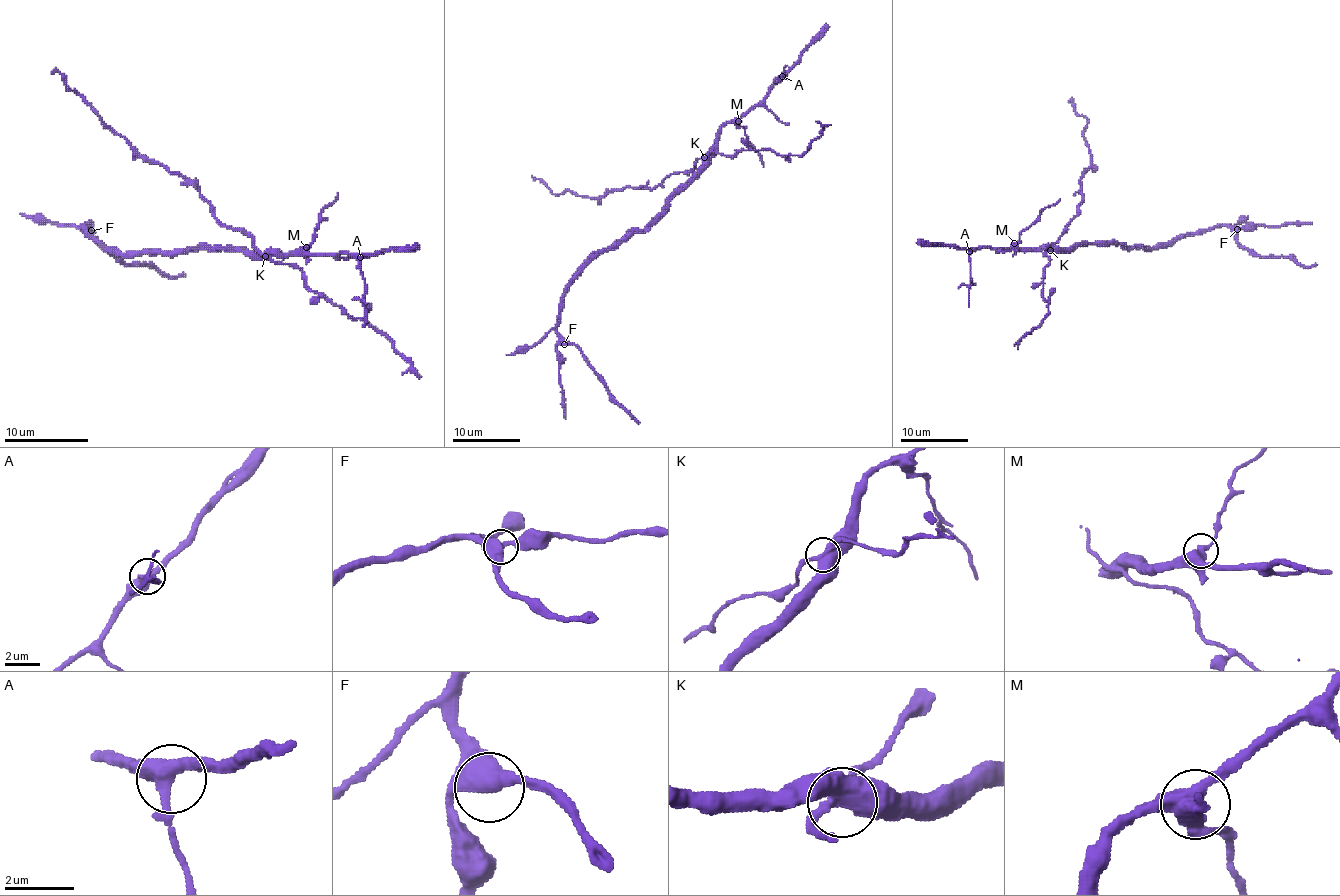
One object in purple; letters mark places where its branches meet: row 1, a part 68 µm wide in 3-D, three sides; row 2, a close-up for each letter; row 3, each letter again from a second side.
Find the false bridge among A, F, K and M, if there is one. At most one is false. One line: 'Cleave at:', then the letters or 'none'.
Cleave at: K

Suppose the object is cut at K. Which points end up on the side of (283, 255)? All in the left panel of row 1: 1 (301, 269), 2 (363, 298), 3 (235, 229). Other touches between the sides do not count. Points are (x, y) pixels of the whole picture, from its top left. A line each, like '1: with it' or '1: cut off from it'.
1: cut off from it
2: with it
3: cut off from it

